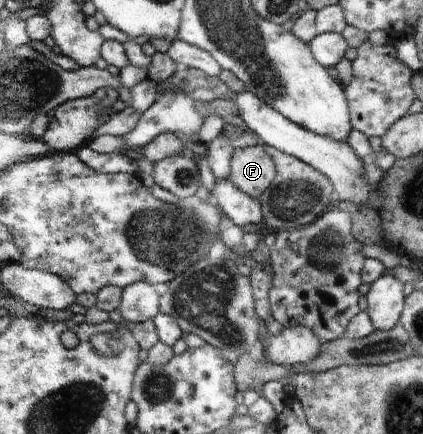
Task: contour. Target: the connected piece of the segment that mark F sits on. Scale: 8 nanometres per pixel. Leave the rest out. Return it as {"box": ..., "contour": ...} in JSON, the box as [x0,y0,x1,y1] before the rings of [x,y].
{"box":[229,144,276,199],"contour":[[[262,144],[234,151],[231,157],[229,183],[247,197],[259,199],[272,186],[276,176],[273,160],[265,153]]]}

